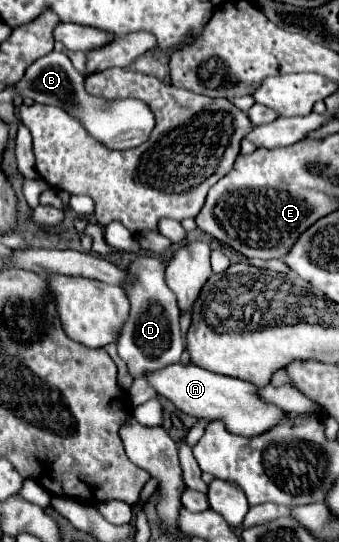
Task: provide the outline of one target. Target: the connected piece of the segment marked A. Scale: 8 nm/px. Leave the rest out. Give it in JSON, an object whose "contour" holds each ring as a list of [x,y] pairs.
{"contour":[[[173,363],[167,365],[165,369],[157,369],[157,373],[145,373],[145,381],[165,399],[169,399],[177,409],[183,413],[189,413],[193,417],[203,417],[209,421],[223,419],[227,429],[237,435],[253,437],[269,431],[271,427],[279,425],[285,417],[285,411],[279,409],[273,403],[261,401],[255,393],[255,385],[249,385],[241,379],[211,373],[207,369],[201,369],[193,363],[183,365],[183,363]]]}

